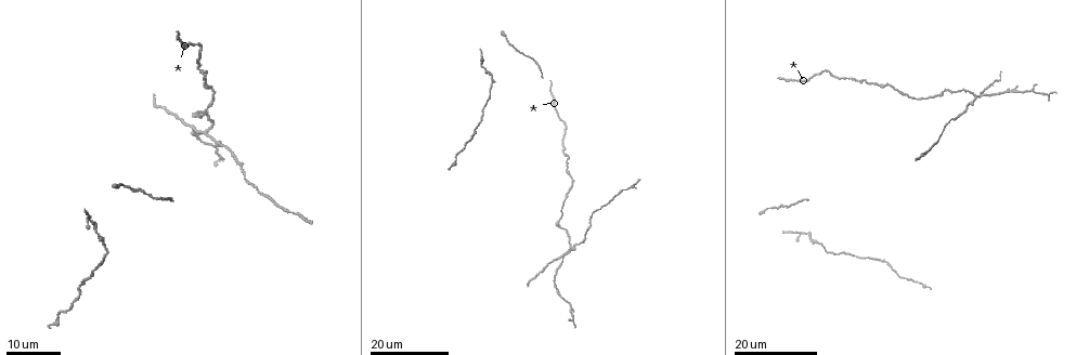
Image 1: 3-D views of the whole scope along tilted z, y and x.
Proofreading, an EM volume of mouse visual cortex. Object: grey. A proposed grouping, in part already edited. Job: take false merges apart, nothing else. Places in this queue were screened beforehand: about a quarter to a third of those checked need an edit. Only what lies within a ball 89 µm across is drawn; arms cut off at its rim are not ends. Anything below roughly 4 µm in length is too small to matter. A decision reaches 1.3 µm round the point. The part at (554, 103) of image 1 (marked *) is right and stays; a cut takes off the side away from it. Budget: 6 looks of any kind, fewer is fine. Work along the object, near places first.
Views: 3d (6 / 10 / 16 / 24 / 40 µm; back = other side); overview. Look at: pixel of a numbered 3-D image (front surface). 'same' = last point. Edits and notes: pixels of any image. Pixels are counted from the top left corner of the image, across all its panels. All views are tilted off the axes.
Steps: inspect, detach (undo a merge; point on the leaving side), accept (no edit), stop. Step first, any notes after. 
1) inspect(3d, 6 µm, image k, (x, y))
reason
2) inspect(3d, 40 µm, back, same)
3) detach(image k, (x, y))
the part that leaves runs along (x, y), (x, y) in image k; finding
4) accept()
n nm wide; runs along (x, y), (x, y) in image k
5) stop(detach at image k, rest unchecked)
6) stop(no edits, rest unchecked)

inspect(3d, 16 µm, image 1, (560, 227))
calibre changes

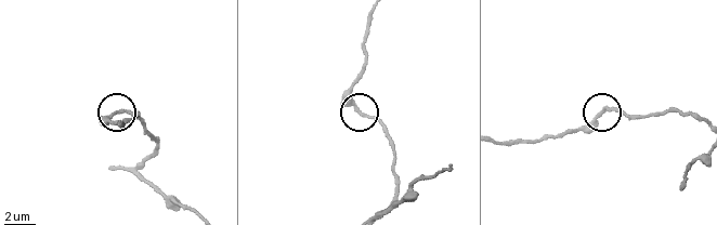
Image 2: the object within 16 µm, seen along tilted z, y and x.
inspect(3d, 10 µm, image 2, (358, 108))
zoom in

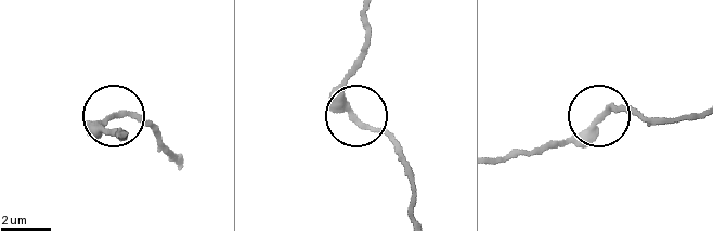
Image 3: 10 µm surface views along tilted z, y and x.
accept()
300 nm wide; runs along (365, 14), (365, 43), (344, 100), (401, 148) in image 3; one cell here

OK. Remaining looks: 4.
inspect(3d, 24 µm, image 1, (999, 92))
sudden change in width

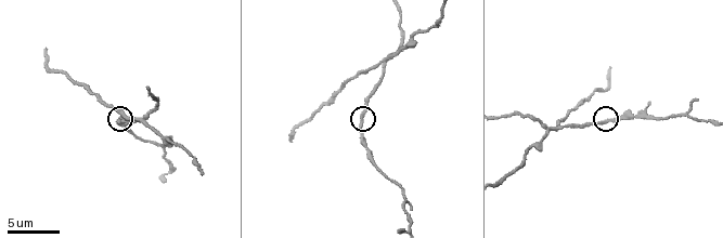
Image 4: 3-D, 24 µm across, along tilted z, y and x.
inspect(3d, 6 µm, image 4, (363, 121))

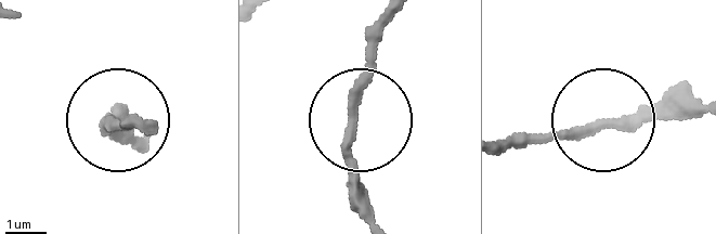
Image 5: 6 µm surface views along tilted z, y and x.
accept()
runs along (389, 25), (348, 153), (355, 211) in image 5; continuous, no second cell

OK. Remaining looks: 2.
inspect(3d, 6 µm, image 4, (548, 132))
four or more arms meet

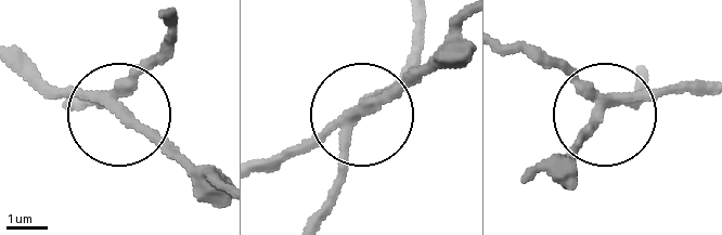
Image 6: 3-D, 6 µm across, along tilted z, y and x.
detach(image 6, (55, 93))
4 arms; the part that leaves runs along (112, 102), (220, 182) in image 6; two cells meet here

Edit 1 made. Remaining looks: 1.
stop(detach at image 6, rest unchecked)

